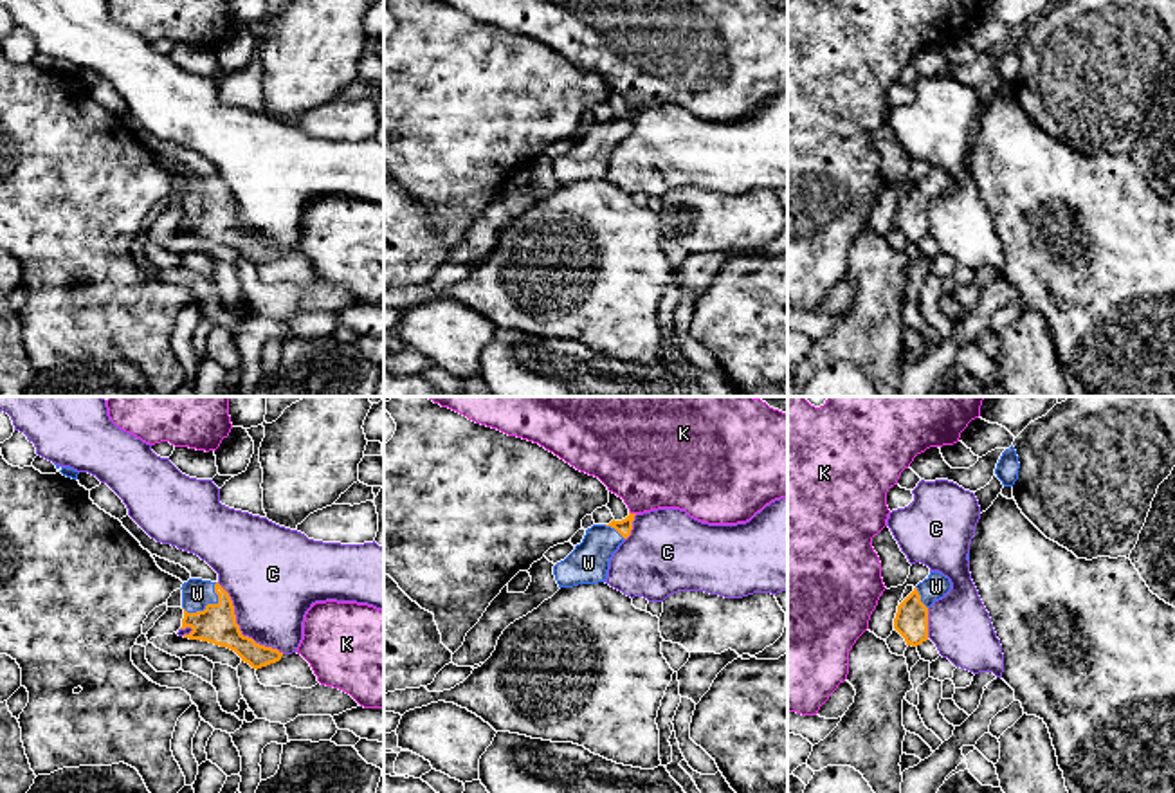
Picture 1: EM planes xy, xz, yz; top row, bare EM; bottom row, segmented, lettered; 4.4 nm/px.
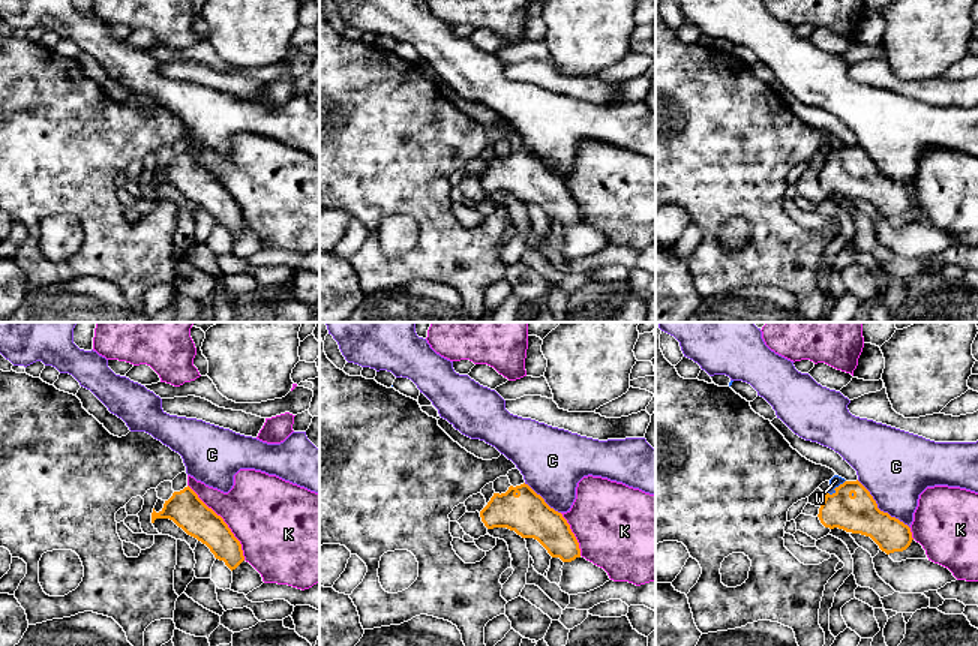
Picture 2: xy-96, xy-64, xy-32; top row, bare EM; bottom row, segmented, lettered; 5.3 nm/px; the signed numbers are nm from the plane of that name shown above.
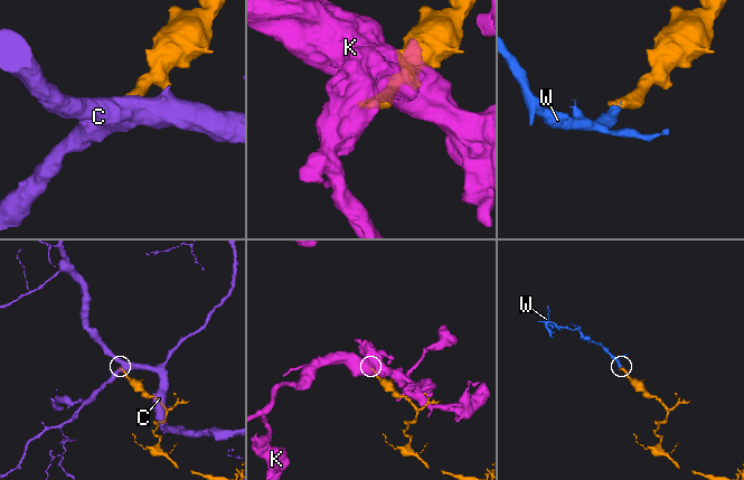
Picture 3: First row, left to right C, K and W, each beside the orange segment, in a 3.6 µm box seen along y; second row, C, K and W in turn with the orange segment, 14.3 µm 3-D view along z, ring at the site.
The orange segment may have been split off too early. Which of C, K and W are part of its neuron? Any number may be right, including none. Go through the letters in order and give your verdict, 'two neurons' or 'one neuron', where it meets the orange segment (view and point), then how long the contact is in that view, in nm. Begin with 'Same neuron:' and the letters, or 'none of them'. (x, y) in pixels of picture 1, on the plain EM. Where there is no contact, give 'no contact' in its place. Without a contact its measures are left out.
Same neuron: W
C: two neurons | xy (238, 226) | 440 nm
K: two neurons | xz (633, 110) | 40 nm
W: one neuron | xy (208, 200) | 200 nm

